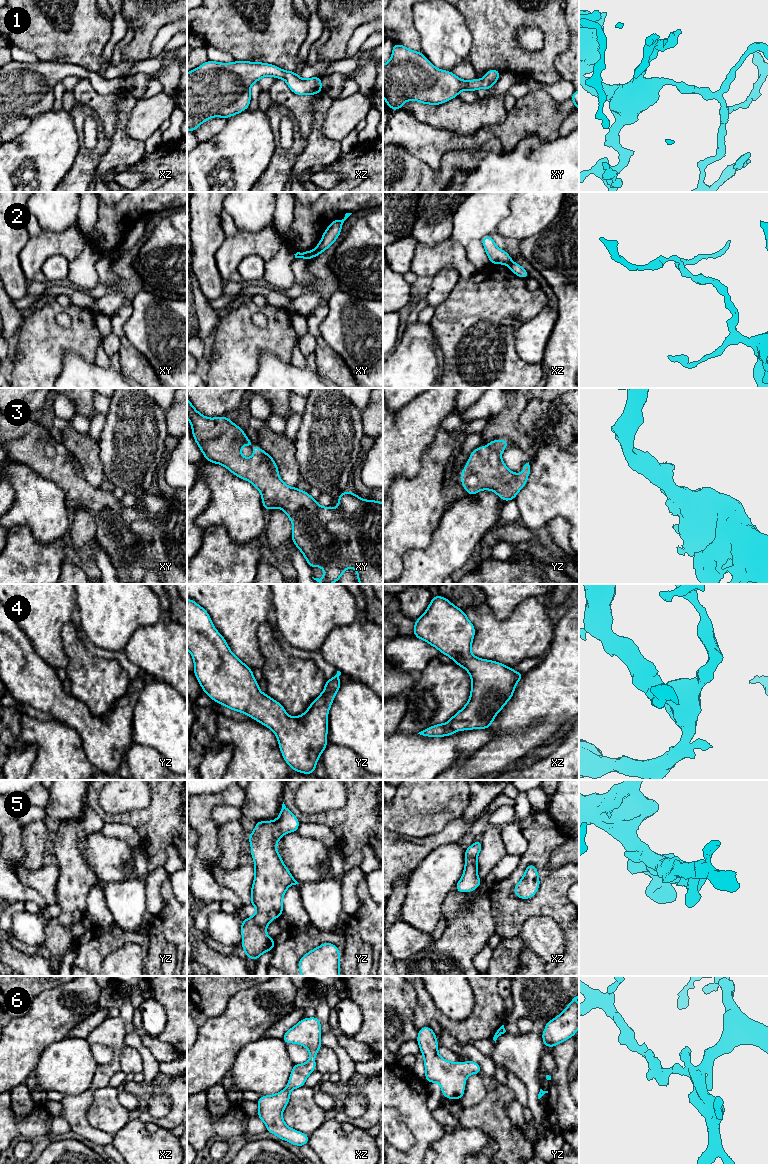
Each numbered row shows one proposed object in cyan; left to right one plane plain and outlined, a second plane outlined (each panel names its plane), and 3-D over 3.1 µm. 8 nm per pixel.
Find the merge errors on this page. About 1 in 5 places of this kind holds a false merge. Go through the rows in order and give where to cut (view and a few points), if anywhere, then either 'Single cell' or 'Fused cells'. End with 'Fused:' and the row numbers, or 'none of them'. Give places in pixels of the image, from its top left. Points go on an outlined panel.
1: No split. Single cell
2: Split along xy (313, 250), (314, 255). Fused cells
3: No split. Single cell
4: No split. Single cell
5: No split. Single cell
6: No split. Single cell
Fused: 2

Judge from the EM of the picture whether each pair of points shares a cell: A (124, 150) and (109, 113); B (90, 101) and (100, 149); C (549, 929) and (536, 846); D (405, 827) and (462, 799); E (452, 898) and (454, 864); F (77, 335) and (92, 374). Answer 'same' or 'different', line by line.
A: different
B: different
C: different
D: same
E: different
F: different

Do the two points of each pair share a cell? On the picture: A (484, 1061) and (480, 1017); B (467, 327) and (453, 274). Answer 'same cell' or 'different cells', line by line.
A: different cells
B: different cells

